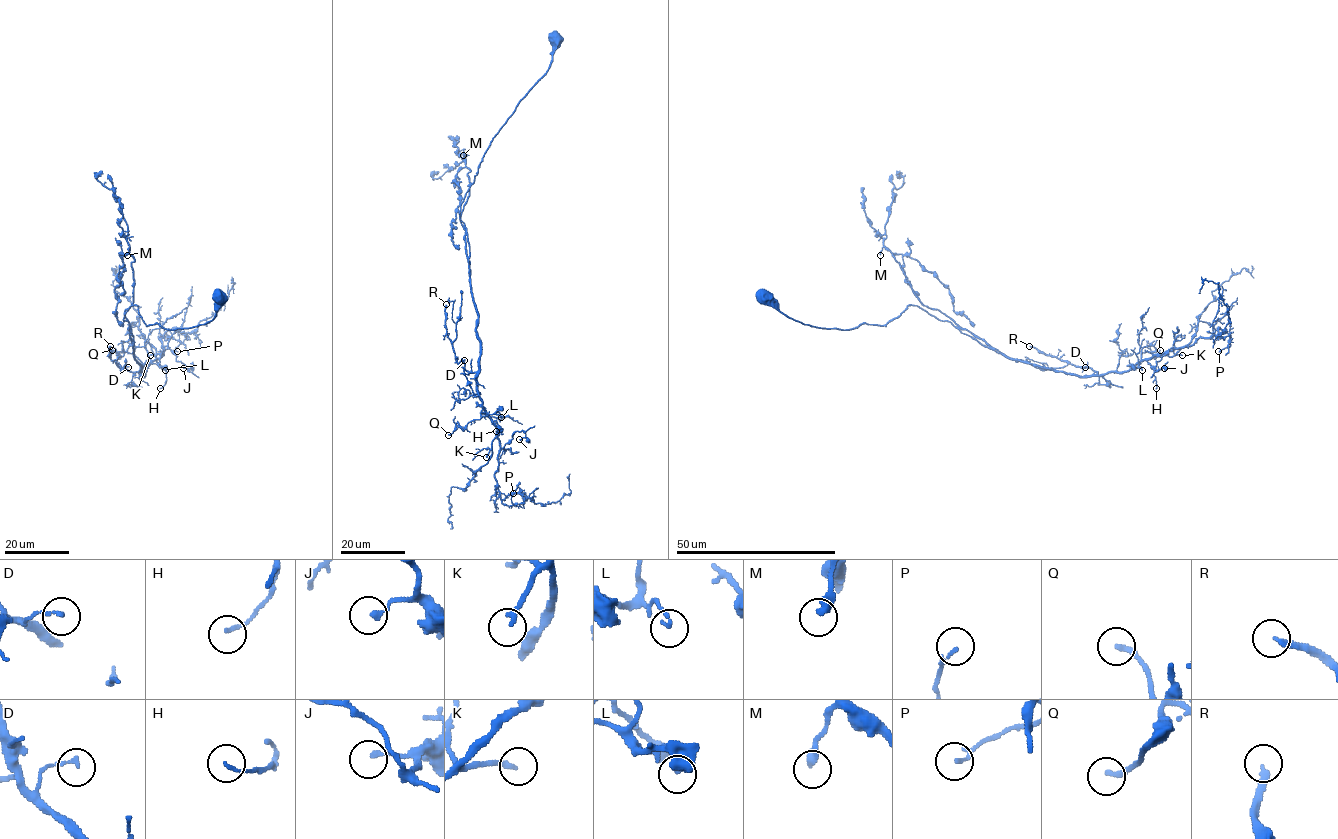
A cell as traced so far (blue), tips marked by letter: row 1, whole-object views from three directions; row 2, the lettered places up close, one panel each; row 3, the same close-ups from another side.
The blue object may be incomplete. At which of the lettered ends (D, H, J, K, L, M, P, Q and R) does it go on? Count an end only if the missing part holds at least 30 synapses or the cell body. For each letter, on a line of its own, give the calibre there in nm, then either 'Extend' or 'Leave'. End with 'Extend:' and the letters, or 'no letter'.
D: Thickness 140 nm. Leave
H: Thickness 120 nm. Leave
J: Thickness 190 nm. Leave
K: Thickness 200 nm. Extend
L: Thickness 160 nm. Leave
M: Thickness 260 nm. Leave
P: Thickness 140 nm. Leave
Q: Thickness 200 nm. Leave
R: Thickness 200 nm. Extend
Extend: K, R

